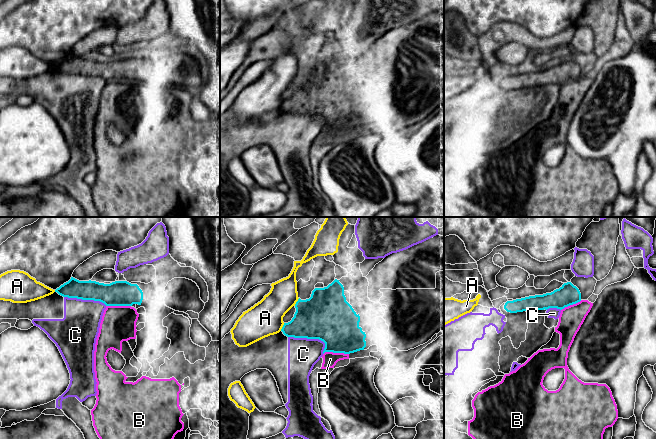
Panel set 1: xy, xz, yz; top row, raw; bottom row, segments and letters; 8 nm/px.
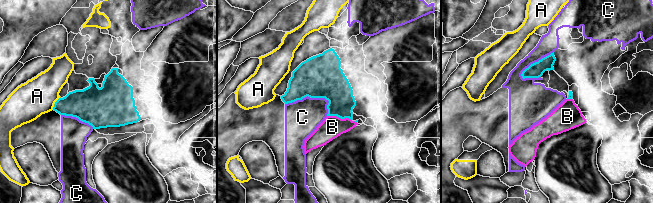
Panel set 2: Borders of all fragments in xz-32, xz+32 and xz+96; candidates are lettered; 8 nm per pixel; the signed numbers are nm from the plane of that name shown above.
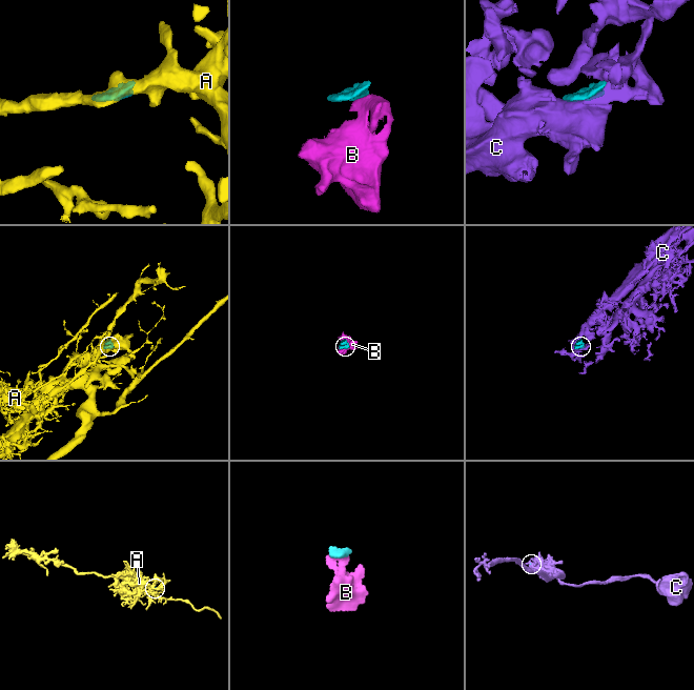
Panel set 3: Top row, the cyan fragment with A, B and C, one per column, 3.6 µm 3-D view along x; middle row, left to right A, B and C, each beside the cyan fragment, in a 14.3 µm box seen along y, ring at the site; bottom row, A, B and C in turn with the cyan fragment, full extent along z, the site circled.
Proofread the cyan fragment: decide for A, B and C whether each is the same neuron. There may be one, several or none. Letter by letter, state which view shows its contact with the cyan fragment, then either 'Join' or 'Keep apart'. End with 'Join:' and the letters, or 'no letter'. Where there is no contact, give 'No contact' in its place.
A: Touches cyan in xz. Keep apart
B: Touches cyan in xz. Join
C: Touches cyan in xz. Keep apart
Join: B

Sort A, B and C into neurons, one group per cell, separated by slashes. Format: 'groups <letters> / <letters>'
groups A / B / C

